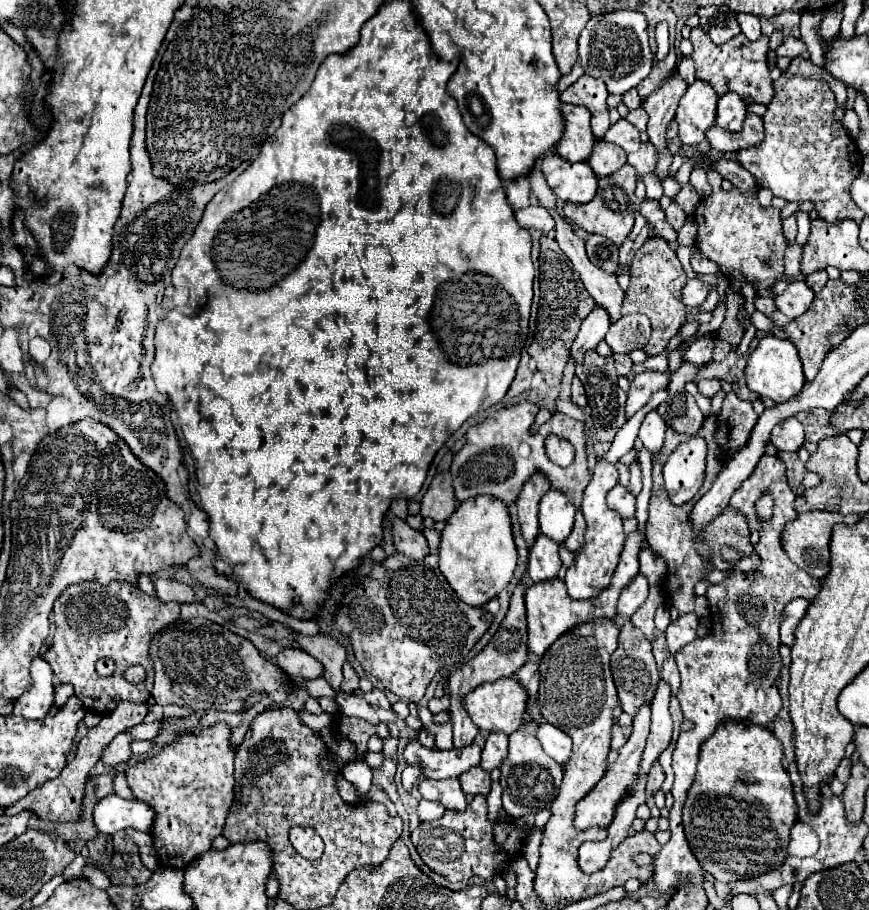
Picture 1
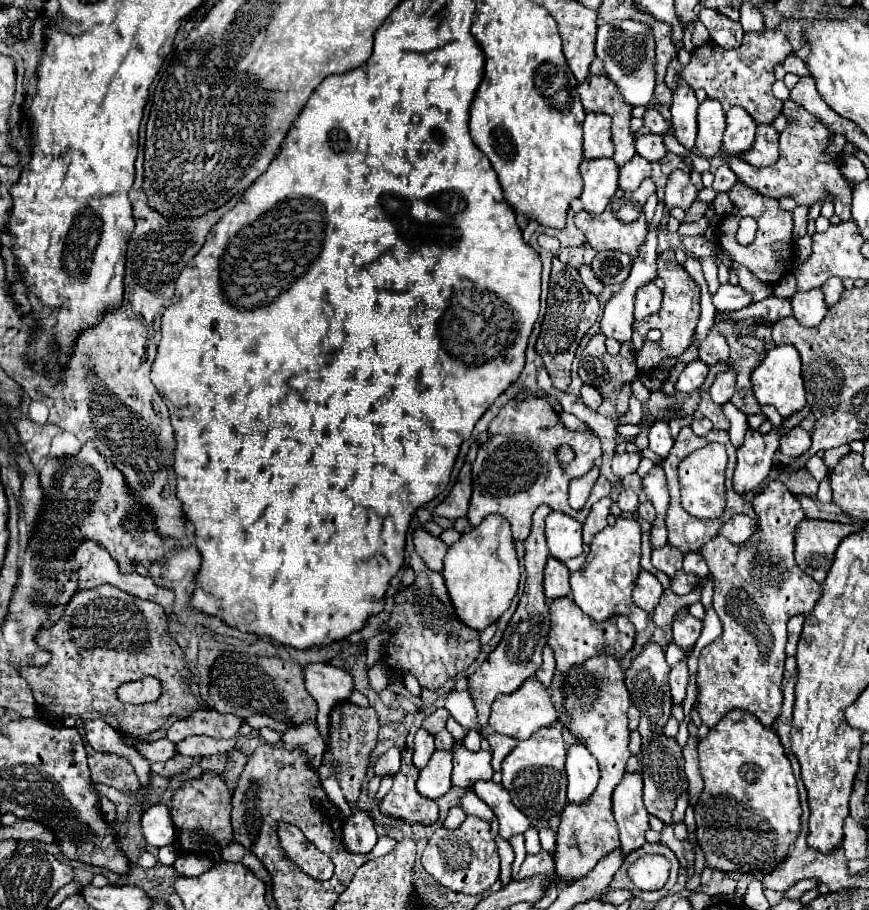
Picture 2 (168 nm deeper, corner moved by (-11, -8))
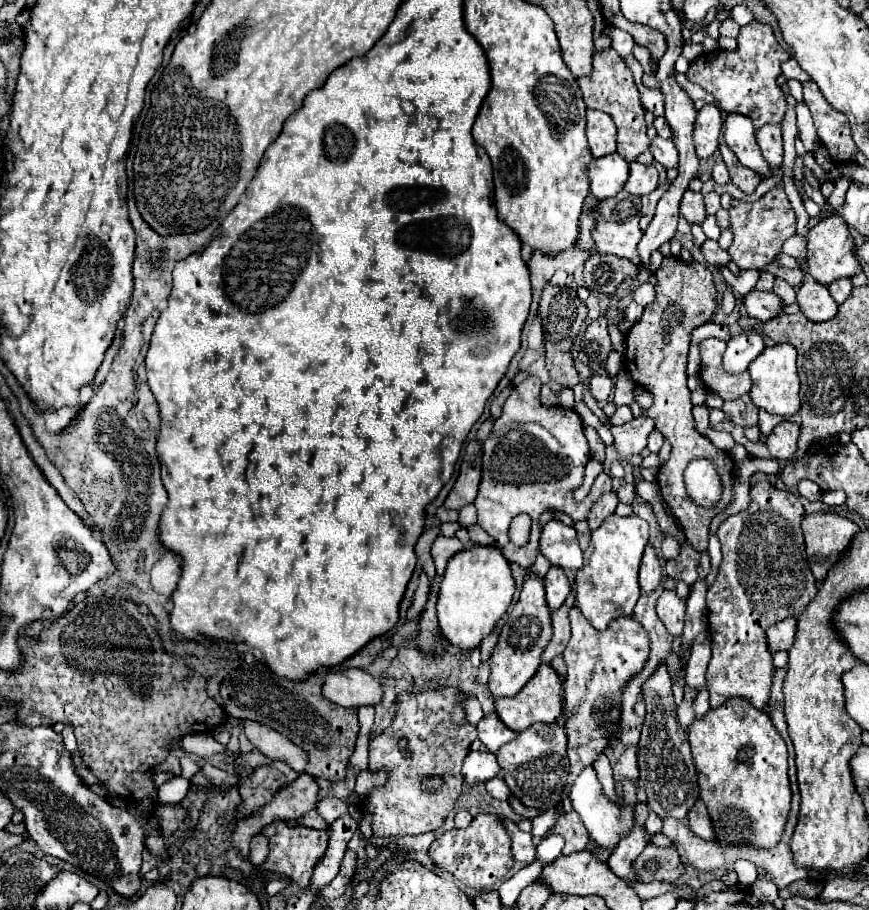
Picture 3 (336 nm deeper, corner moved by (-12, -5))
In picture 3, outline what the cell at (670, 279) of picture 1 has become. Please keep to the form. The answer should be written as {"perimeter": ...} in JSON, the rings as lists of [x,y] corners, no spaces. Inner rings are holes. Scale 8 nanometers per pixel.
{"perimeter":[[[664,258],[654,276],[658,280],[658,284],[654,286],[656,300],[644,308],[642,318],[628,332],[624,366],[628,366],[632,380],[654,396],[654,402],[648,408],[648,418],[656,422],[656,430],[662,432],[662,436],[672,446],[670,460],[658,470],[658,486],[660,486],[662,498],[666,506],[672,510],[672,514],[678,518],[688,542],[698,552],[706,552],[710,520],[720,510],[725,509],[732,498],[734,460],[728,452],[718,450],[706,436],[702,436],[694,428],[690,390],[686,386],[686,358],[688,358],[688,348],[690,348],[694,328],[708,322],[716,312],[716,288],[714,288],[712,272],[708,270],[708,266],[700,262],[686,264],[676,258]],[[696,458],[710,460],[718,470],[718,476],[722,480],[722,496],[716,508],[714,506],[702,508],[694,504],[686,492],[684,468],[688,466],[688,462]]]}

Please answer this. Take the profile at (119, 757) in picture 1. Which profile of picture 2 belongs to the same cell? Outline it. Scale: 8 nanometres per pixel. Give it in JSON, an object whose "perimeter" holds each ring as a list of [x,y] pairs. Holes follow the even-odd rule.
{"perimeter":[[[121,735],[123,743],[133,747],[141,757],[145,757],[149,763],[157,763],[157,761],[167,761],[175,755],[175,743],[171,743],[169,739],[157,739],[157,741],[141,741],[137,737],[131,735]]]}

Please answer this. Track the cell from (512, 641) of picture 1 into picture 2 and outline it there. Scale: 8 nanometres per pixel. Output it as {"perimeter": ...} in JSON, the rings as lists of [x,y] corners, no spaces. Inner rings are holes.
{"perimeter":[[[541,505],[533,513],[533,525],[531,533],[525,541],[525,569],[527,569],[527,585],[521,595],[521,601],[517,605],[515,615],[511,617],[501,643],[497,649],[481,663],[481,667],[469,675],[469,693],[477,709],[477,723],[479,723],[479,733],[487,727],[489,721],[489,711],[491,703],[499,693],[513,693],[523,685],[525,679],[533,677],[535,671],[541,665],[541,651],[547,643],[547,631],[549,631],[549,609],[547,609],[547,599],[543,595],[543,569],[549,557],[547,551],[547,541],[545,541],[545,519],[551,513],[549,505]]]}

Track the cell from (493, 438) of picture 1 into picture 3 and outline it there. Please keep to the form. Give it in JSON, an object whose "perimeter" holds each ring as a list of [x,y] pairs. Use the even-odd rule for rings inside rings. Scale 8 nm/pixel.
{"perimeter":[[[528,376],[516,384],[504,402],[502,416],[494,422],[490,436],[484,440],[484,460],[482,460],[482,482],[476,498],[478,524],[496,538],[504,558],[510,564],[530,568],[538,556],[540,524],[538,518],[546,510],[560,510],[568,514],[574,522],[584,520],[592,504],[612,488],[612,478],[604,472],[596,478],[590,498],[576,504],[574,490],[580,488],[584,480],[584,466],[590,460],[588,440],[584,436],[582,420],[572,408],[562,406],[542,406],[540,404],[540,378]],[[528,514],[532,518],[530,542],[522,548],[508,540],[508,526],[514,516]]]}

